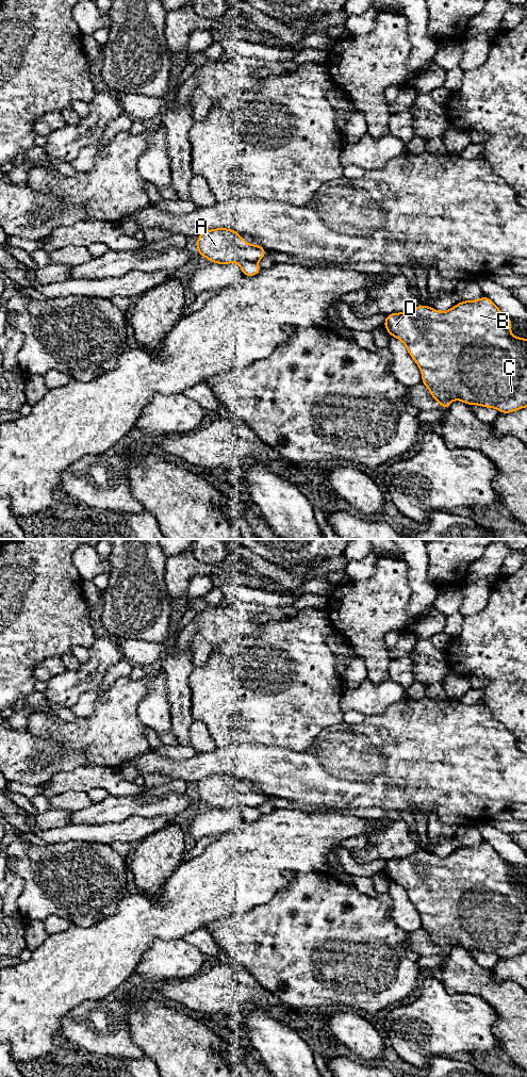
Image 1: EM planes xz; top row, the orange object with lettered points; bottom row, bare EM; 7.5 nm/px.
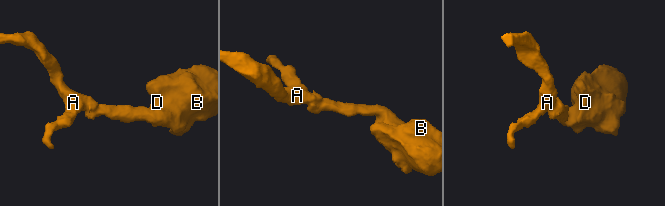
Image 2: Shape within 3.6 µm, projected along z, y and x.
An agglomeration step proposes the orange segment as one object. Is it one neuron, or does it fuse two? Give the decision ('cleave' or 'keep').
cleave

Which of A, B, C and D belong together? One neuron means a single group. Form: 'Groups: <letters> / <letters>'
Groups: A / B C D

